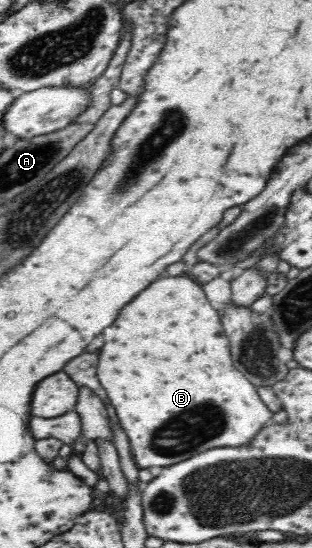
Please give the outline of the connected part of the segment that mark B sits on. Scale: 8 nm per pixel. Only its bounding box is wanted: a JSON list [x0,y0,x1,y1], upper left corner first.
[97,274,272,468]

